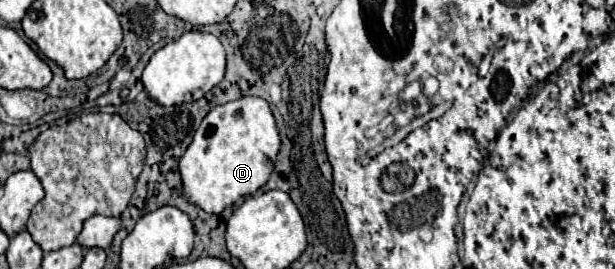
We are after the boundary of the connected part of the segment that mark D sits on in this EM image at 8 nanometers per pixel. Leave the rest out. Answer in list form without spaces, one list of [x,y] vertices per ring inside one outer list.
[[[241,97],[215,107],[201,121],[191,145],[179,161],[183,193],[205,213],[219,215],[237,199],[253,195],[273,173],[279,153],[279,131],[273,113],[261,97]]]

